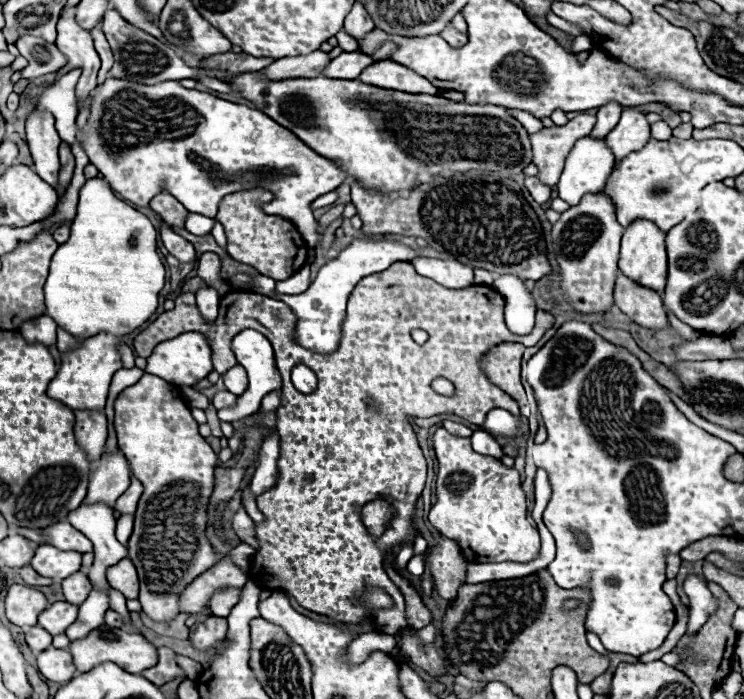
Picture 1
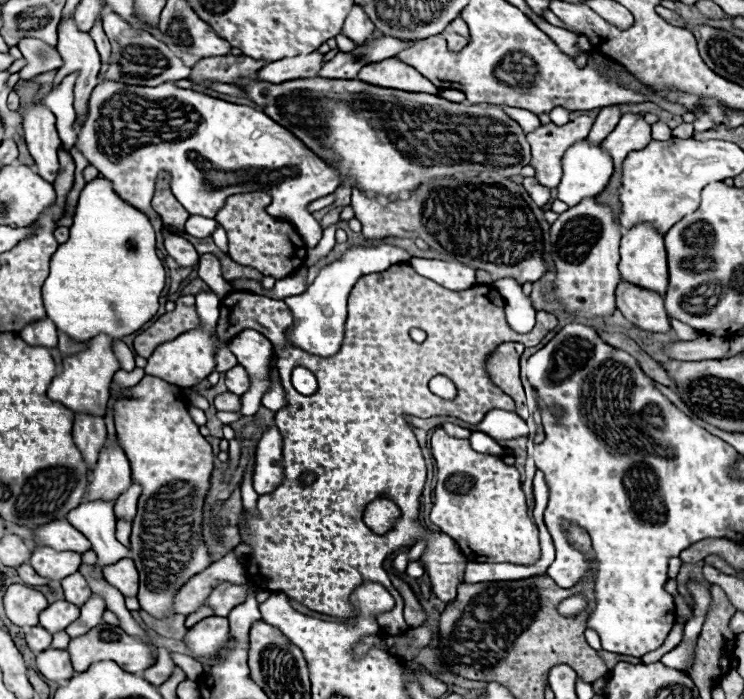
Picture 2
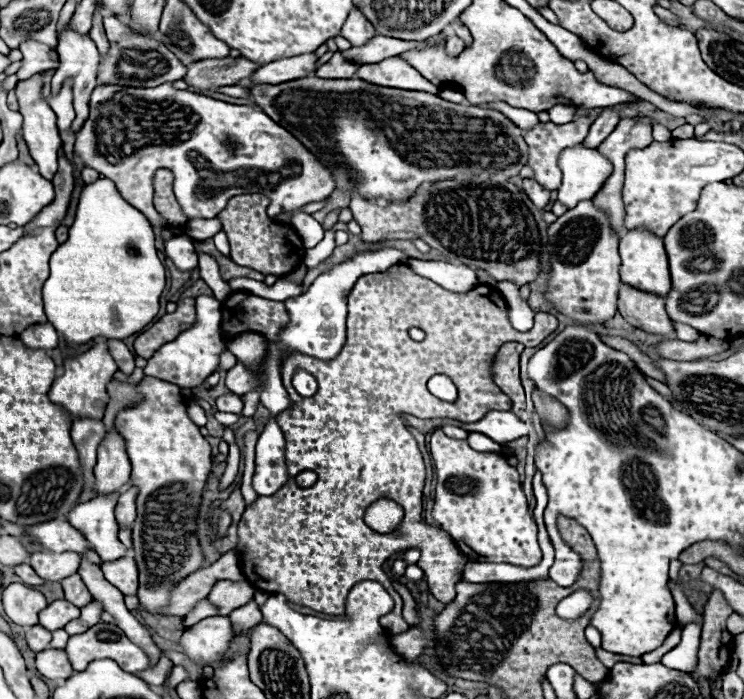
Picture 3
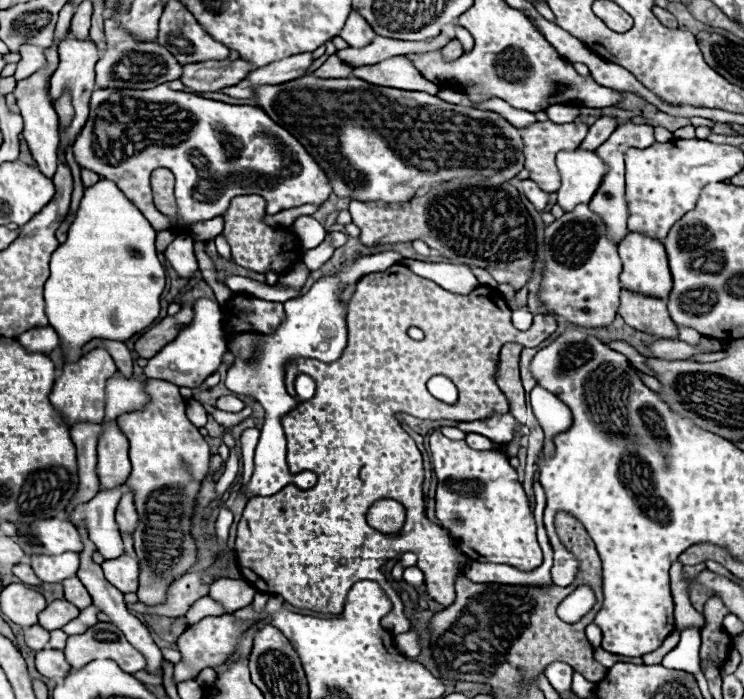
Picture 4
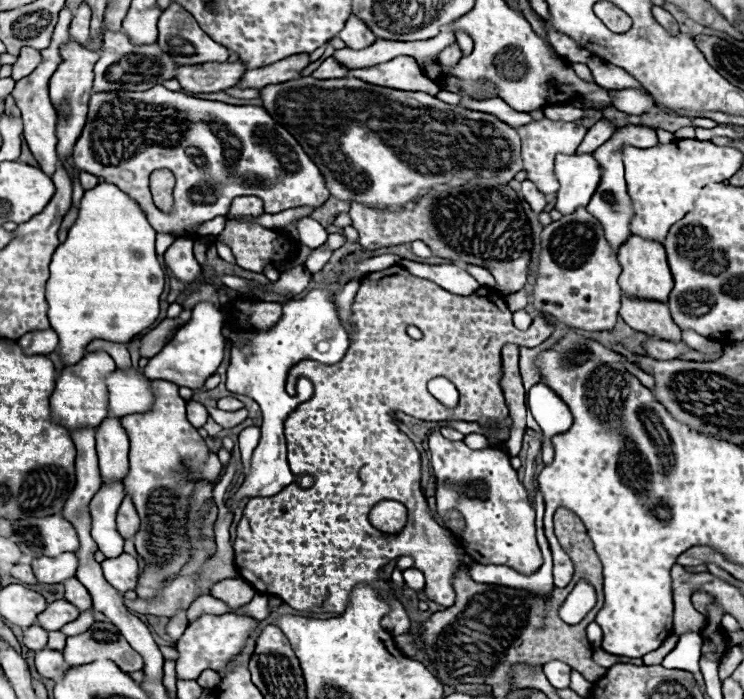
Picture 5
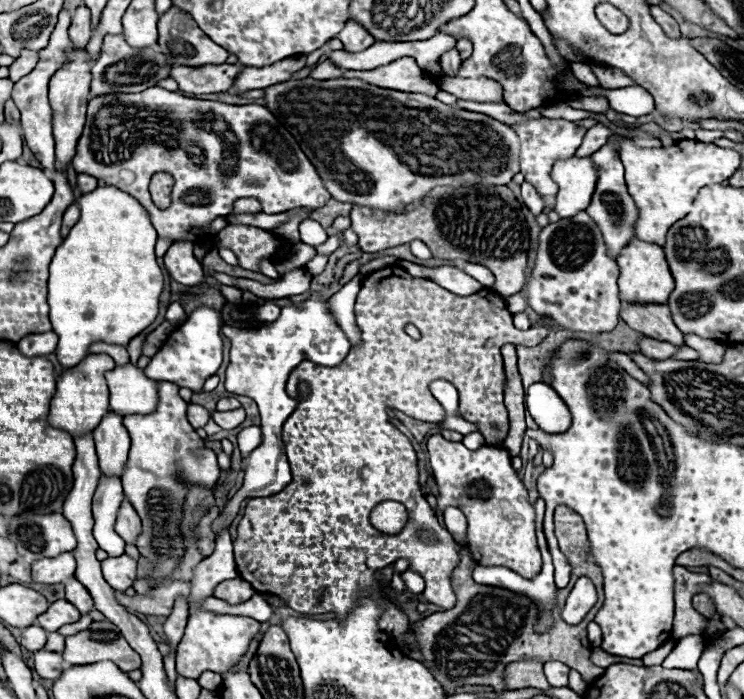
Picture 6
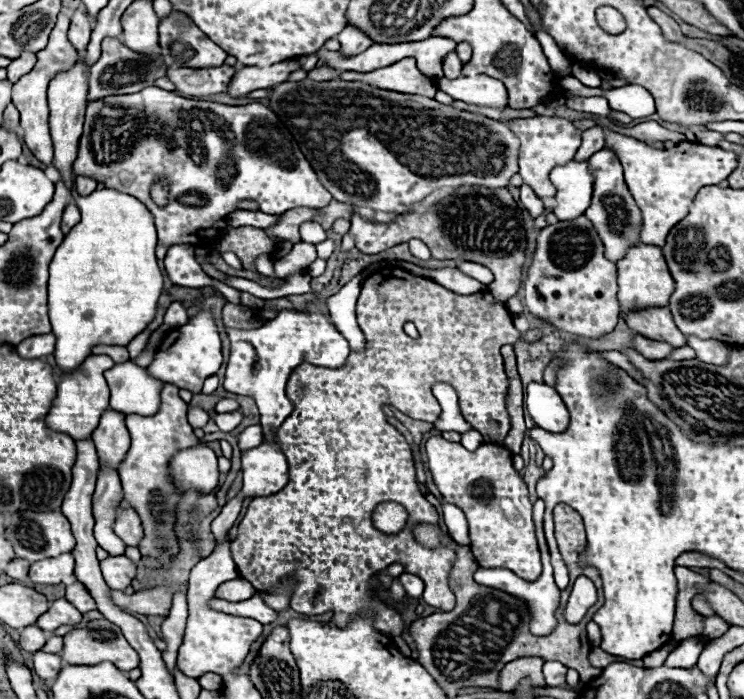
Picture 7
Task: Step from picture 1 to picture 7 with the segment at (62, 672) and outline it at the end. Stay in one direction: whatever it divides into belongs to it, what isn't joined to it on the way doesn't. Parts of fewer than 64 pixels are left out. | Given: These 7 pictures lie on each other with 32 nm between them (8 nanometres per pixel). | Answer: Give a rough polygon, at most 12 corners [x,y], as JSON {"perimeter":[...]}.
{"perimeter":[[34,654],[34,670],[42,680],[54,680],[64,668],[60,654]]}

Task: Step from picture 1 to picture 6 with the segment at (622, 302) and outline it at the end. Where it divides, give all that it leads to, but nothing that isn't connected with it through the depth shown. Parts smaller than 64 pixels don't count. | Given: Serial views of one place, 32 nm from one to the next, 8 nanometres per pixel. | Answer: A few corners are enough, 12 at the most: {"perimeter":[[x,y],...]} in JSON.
{"perimeter":[[622,304],[622,320],[648,338],[684,344],[668,304]]}

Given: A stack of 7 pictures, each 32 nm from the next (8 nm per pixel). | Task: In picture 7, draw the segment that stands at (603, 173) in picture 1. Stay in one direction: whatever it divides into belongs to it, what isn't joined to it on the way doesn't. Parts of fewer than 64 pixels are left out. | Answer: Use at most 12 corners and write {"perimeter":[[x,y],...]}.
{"perimeter":[[588,160],[552,168],[558,220],[578,218],[592,198]]}

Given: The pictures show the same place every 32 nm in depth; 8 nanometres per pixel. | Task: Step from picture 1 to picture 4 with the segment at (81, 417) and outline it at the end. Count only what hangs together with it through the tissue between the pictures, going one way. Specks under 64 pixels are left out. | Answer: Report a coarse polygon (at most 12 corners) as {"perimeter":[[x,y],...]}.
{"perimeter":[[102,424],[70,428],[78,450],[80,488],[66,514],[98,492],[96,444]]}

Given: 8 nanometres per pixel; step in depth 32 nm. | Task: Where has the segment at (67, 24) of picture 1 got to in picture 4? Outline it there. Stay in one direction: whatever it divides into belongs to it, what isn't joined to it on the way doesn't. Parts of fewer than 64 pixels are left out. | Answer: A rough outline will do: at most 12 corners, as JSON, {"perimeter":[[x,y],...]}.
{"perimeter":[[72,32],[58,44],[60,64],[50,78],[50,96],[68,88],[74,120],[60,152],[88,118],[100,52]]}

